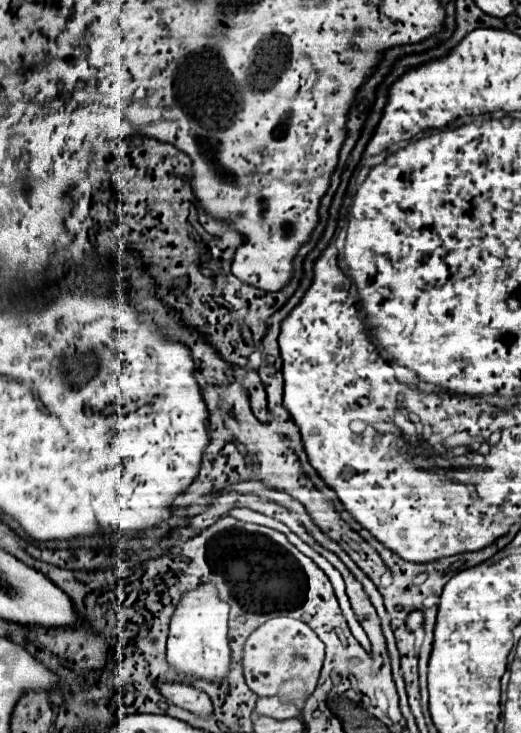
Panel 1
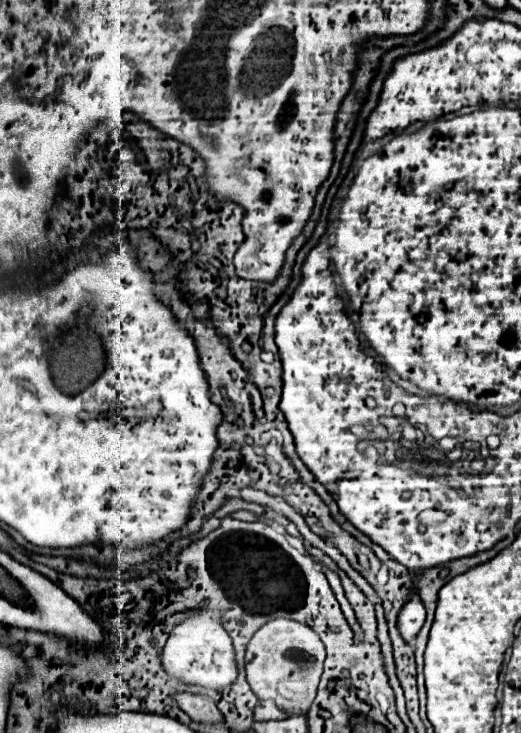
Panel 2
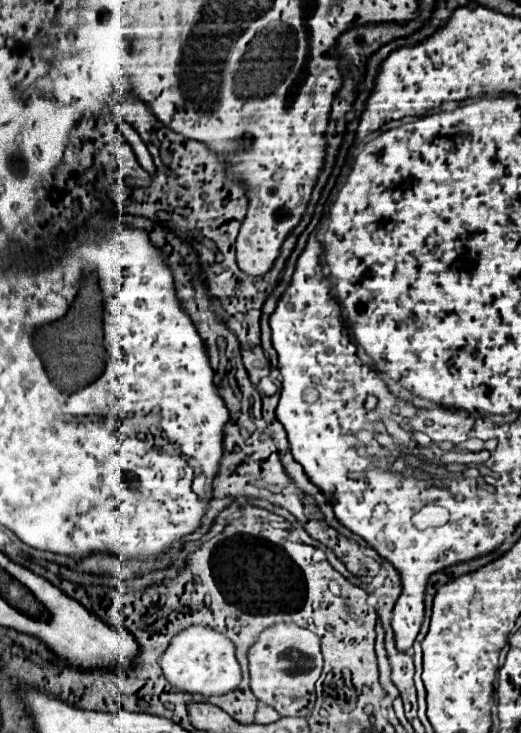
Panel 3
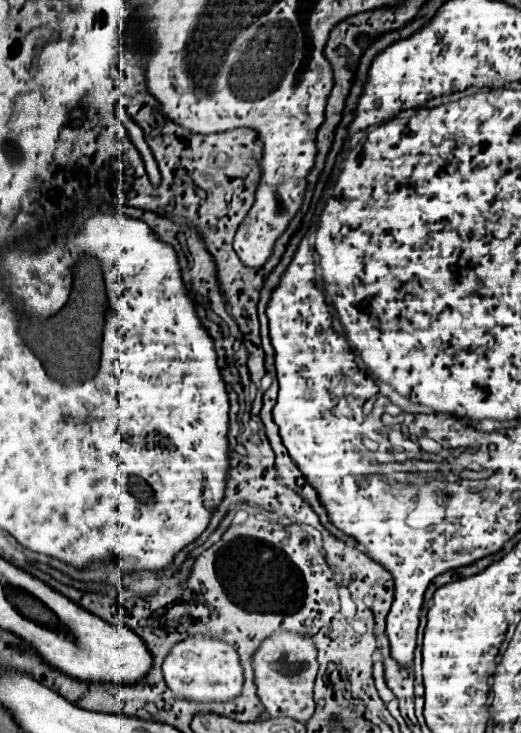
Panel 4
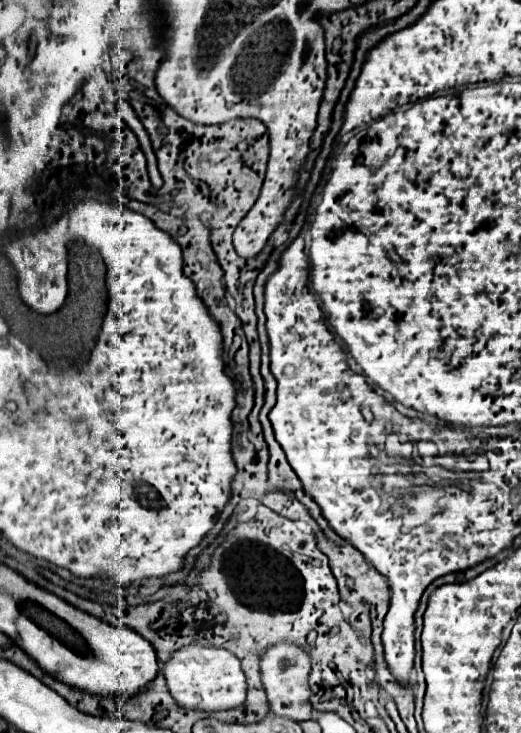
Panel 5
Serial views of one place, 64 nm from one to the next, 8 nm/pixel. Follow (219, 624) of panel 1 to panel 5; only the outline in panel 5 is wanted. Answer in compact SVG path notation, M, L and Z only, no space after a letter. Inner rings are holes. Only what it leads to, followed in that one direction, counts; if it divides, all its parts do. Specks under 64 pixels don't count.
M198 644L184 646L172 654L170 662L164 666L164 676L172 698L186 710L232 710L242 706L246 700L246 678L240 668L240 660L222 648L204 648Z

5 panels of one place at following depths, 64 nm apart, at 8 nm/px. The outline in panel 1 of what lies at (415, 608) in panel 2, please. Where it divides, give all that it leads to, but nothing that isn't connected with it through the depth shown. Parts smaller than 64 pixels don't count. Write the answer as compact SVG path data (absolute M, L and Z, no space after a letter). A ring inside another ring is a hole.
M412 610L412 612L408 614L408 618L406 618L406 628L408 628L410 632L414 632L414 630L418 630L418 628L422 626L422 622L424 622L422 610Z

